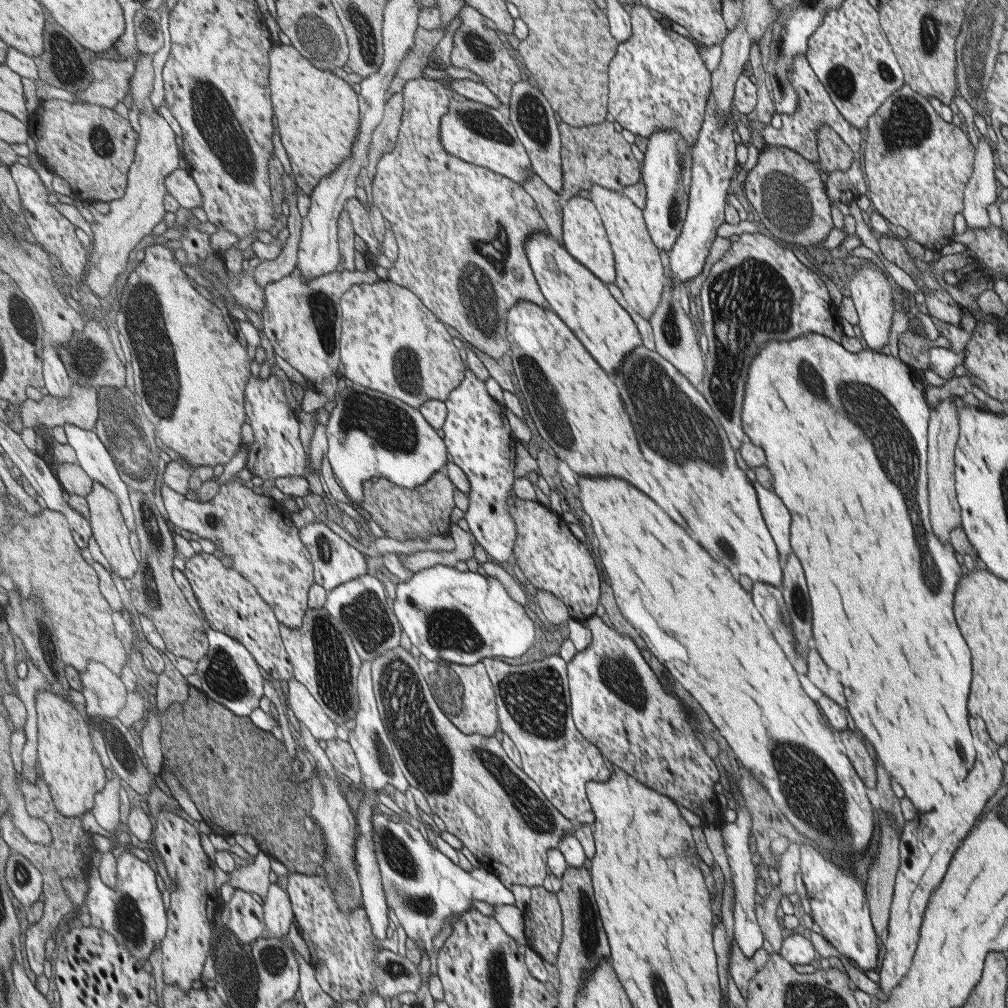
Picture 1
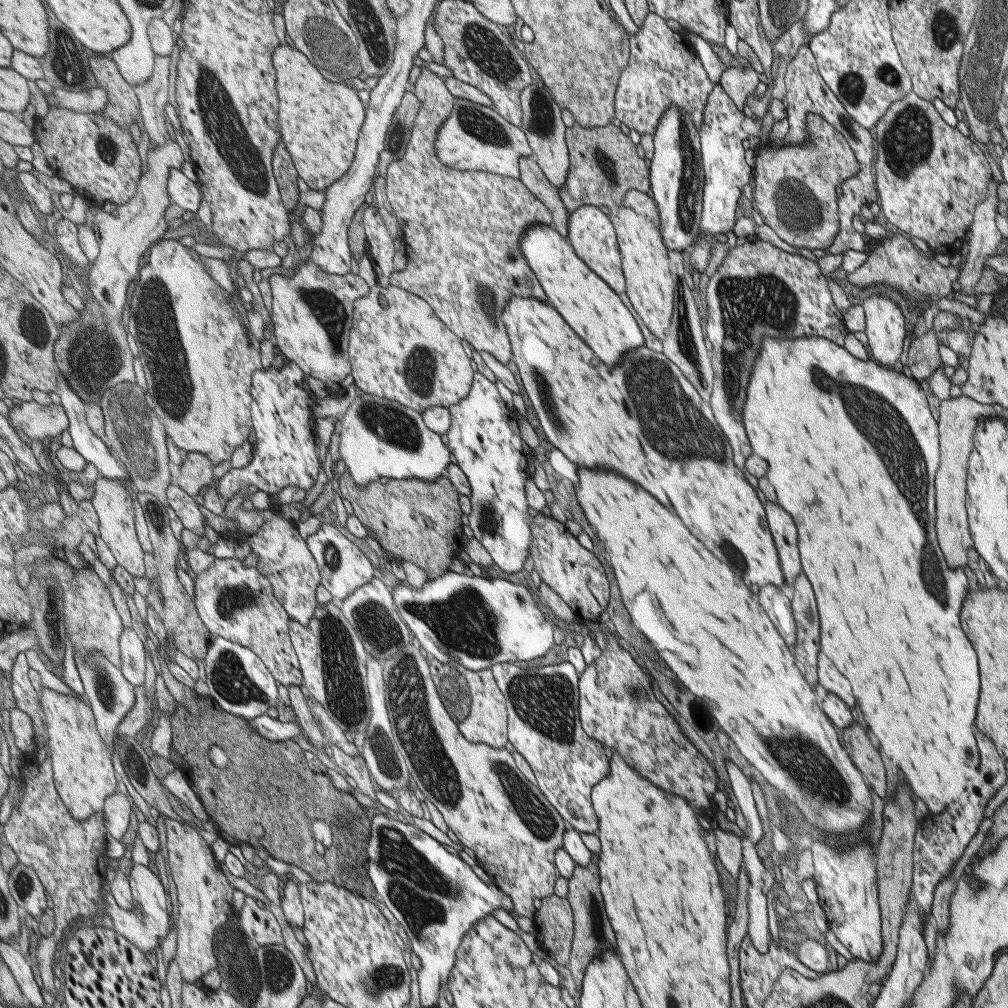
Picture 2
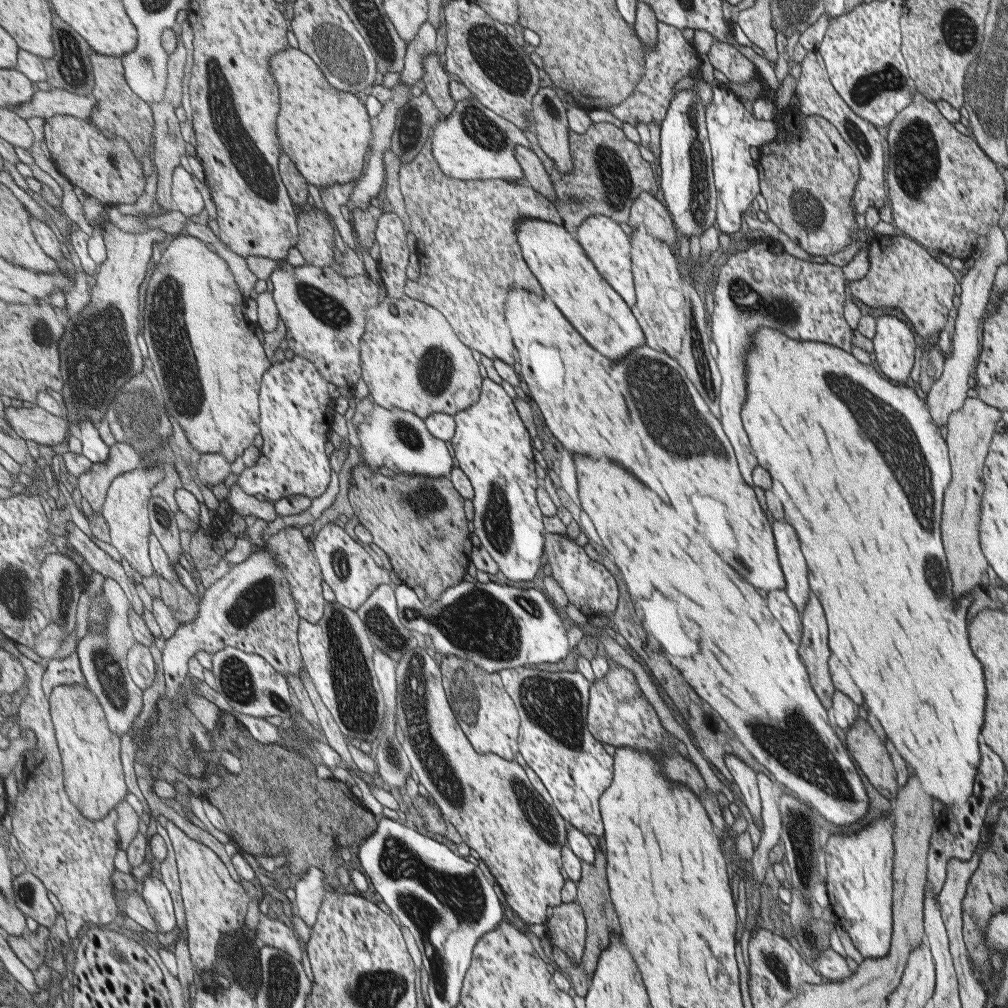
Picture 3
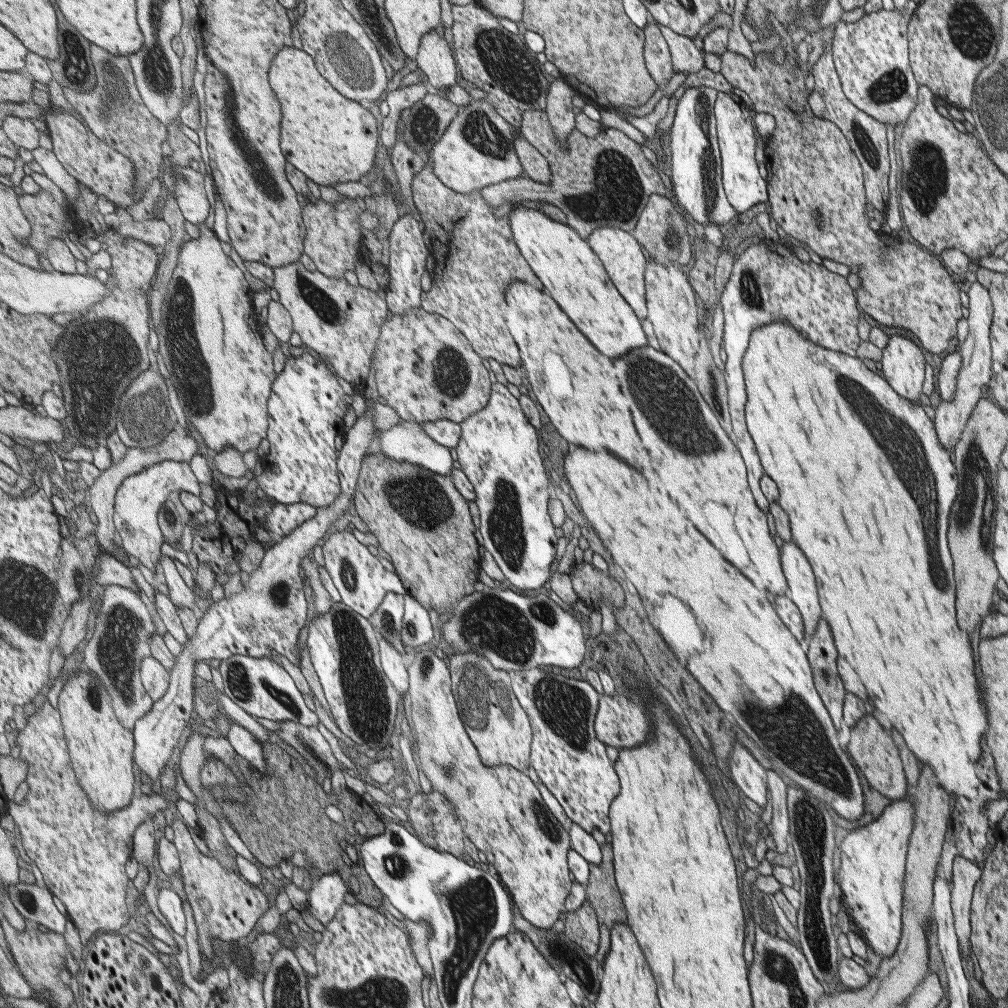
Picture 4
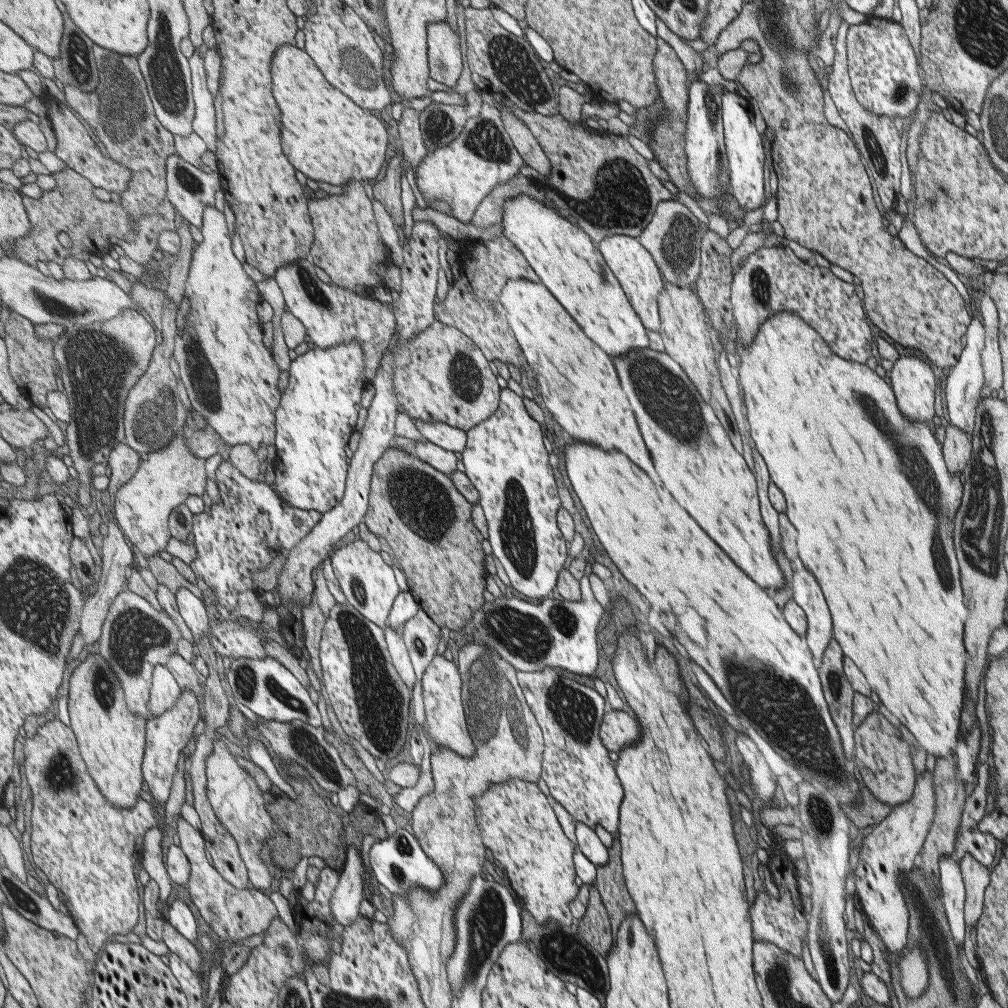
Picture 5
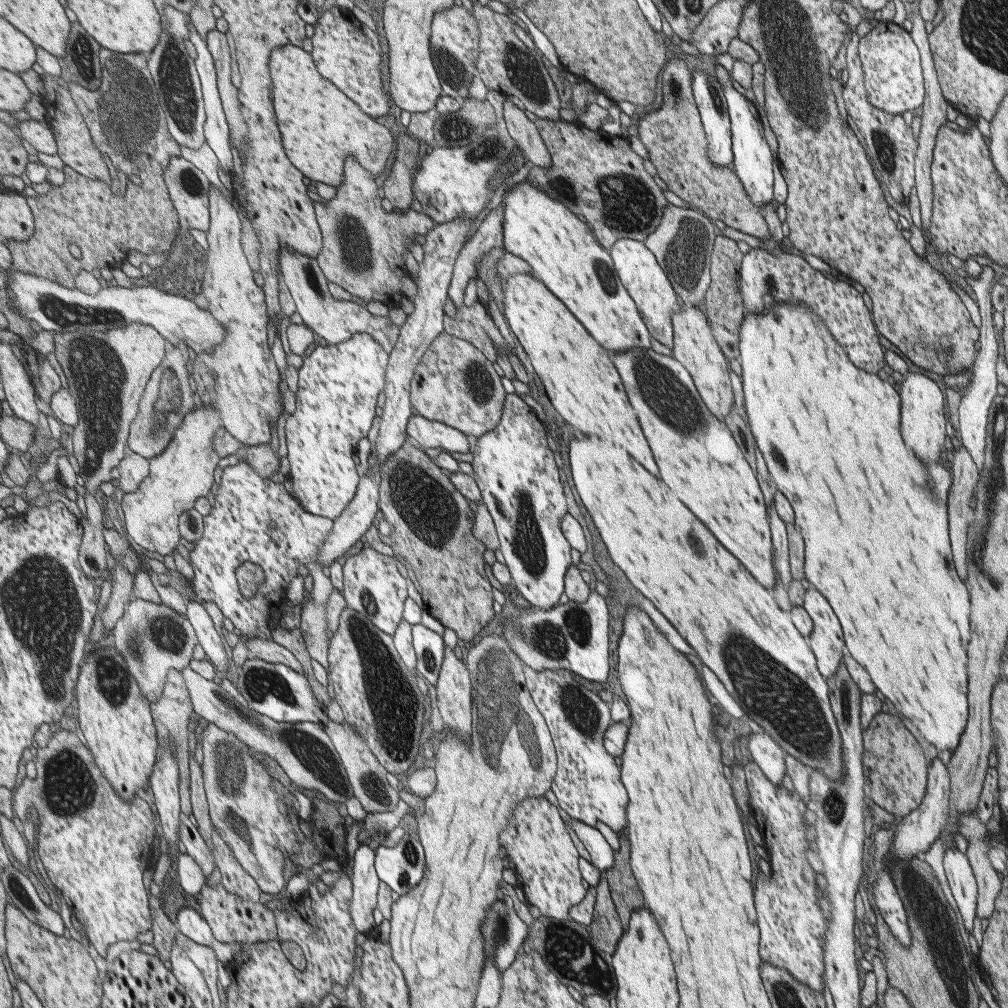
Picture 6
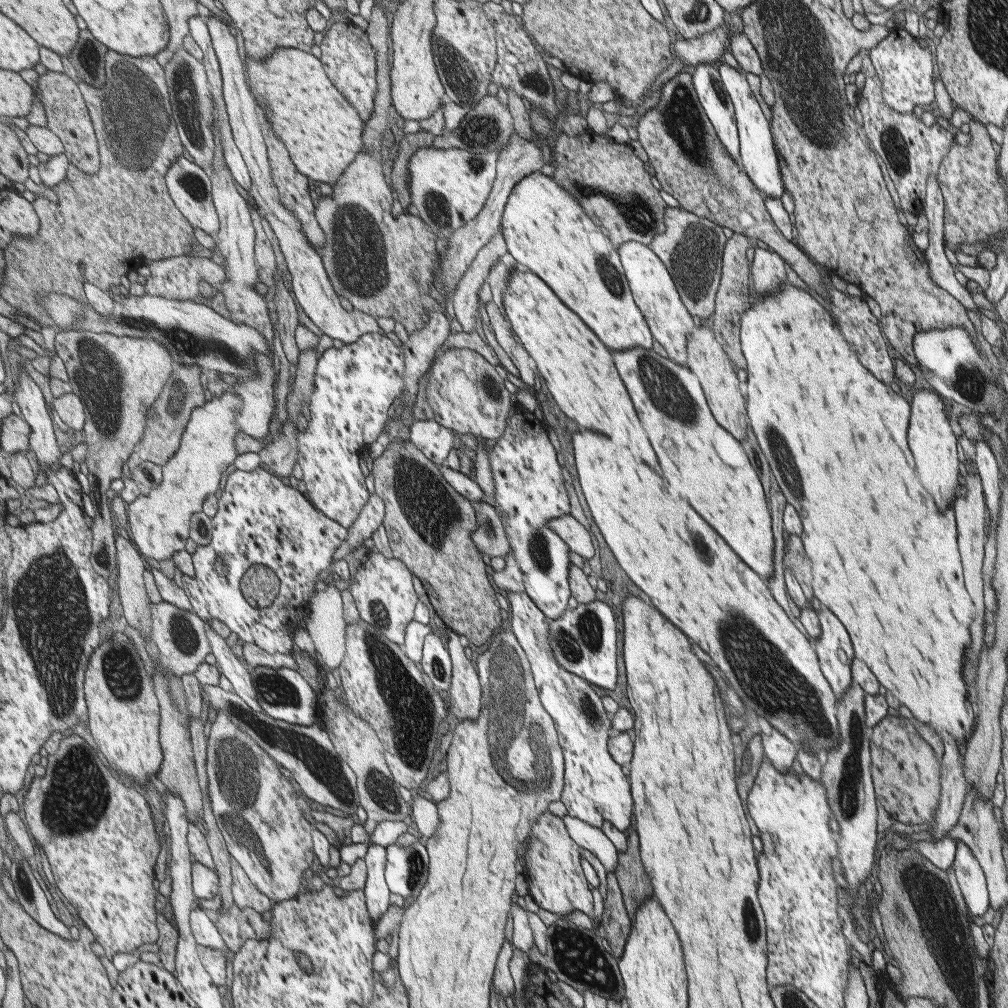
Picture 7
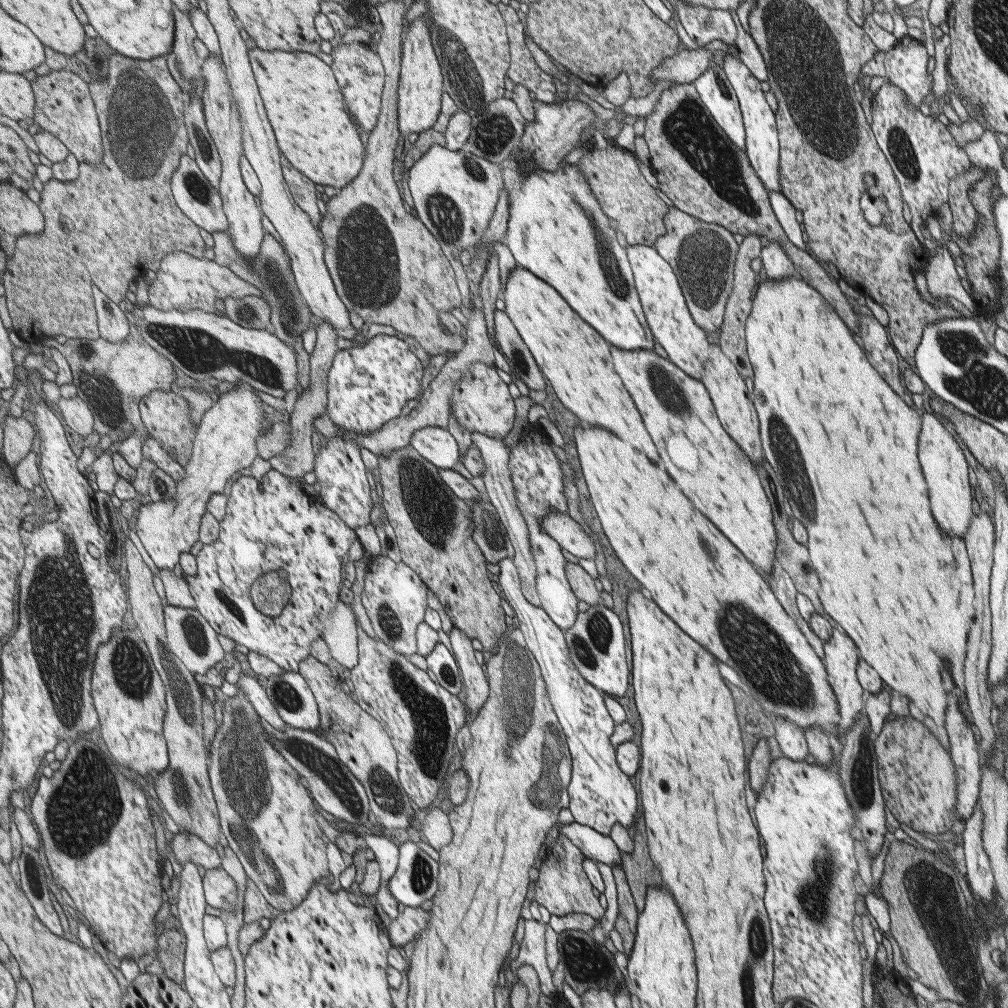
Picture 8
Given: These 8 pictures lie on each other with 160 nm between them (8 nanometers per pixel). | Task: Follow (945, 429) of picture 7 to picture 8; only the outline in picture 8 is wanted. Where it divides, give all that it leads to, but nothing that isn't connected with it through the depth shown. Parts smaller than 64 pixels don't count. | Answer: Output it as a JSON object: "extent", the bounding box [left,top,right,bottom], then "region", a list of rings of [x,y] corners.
{"extent":[919,411,975,542],"region":[[[923,411],[923,442],[919,442],[919,462],[923,462],[923,474],[927,474],[927,486],[931,486],[931,510],[935,510],[935,518],[939,518],[939,522],[943,522],[943,530],[947,530],[947,534],[955,536],[955,540],[961,542],[973,520],[971,505],[975,503],[975,493],[972,488],[969,488],[967,464],[963,460],[963,454],[961,454],[957,442],[949,436],[935,414],[925,411]]]}

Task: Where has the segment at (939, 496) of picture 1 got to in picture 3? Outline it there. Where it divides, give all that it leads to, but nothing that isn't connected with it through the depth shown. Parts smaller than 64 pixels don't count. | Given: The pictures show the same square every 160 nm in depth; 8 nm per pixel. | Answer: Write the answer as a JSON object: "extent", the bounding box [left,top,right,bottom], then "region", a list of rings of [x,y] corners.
{"extent":[941,397,1001,600],"region":[[[967,397],[959,410],[952,412],[946,424],[947,456],[951,478],[943,493],[943,512],[941,512],[941,542],[947,556],[949,574],[953,580],[953,598],[957,600],[965,592],[972,593],[973,588],[983,587],[985,572],[989,568],[983,556],[977,522],[979,522],[979,502],[983,491],[980,482],[981,468],[989,447],[989,440],[996,433],[995,424],[1001,420],[1000,411],[988,406],[982,400]]]}

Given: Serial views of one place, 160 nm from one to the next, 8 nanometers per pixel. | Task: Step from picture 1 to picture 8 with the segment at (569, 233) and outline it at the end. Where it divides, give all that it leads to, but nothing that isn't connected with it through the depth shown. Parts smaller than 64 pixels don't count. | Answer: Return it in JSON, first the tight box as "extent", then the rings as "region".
{"extent":[626,244,716,381],"region":[[[629,244],[626,247],[626,254],[633,269],[634,287],[639,293],[645,320],[651,328],[655,342],[665,350],[667,358],[676,367],[687,376],[700,381],[710,356],[711,344],[716,342],[713,334],[707,333],[707,330],[703,330],[693,322],[677,280],[677,270],[673,270],[653,247]]]}

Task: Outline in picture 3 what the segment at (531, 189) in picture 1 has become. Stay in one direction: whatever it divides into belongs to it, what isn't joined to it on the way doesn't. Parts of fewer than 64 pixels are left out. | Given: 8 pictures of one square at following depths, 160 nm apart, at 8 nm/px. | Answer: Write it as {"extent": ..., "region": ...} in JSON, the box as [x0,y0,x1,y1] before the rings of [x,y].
{"extent":[516,143,559,202],"region":[[[525,143],[516,145],[516,157],[524,170],[524,178],[539,193],[555,202],[559,199],[552,177],[548,173],[540,156]]]}

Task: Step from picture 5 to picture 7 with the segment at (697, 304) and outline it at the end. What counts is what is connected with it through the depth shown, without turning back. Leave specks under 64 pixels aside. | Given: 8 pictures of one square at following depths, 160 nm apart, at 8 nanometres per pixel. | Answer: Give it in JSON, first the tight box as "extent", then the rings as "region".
{"extent":[685,322,747,442],"region":[[[701,322],[699,327],[691,330],[685,343],[687,360],[685,366],[698,378],[702,390],[705,392],[706,402],[709,404],[710,413],[715,414],[715,420],[721,428],[727,428],[727,432],[737,438],[739,442],[745,440],[745,428],[747,428],[746,406],[743,396],[739,391],[739,382],[736,378],[735,366],[729,360],[722,347],[714,340],[712,330],[708,323]]]}

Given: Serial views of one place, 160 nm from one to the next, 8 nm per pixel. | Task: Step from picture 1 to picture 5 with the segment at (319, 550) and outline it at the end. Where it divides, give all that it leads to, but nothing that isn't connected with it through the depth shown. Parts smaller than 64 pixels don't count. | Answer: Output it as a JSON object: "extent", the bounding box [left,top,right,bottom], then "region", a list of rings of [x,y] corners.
{"extent":[331,538,401,629],"region":[[[356,538],[352,543],[337,549],[331,556],[333,571],[341,586],[342,592],[359,612],[362,612],[369,620],[386,629],[388,616],[396,598],[401,594],[401,588],[397,584],[395,572],[391,565],[383,560],[379,552],[369,547],[367,542]]]}

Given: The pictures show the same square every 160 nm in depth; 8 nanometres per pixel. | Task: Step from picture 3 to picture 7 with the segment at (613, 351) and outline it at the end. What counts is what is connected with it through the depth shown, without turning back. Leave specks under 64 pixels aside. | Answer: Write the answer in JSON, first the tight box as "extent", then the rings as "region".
{"extent":[502,171,653,350],"region":[[[537,171],[515,185],[503,215],[502,233],[519,268],[538,274],[559,298],[563,298],[563,302],[567,302],[567,306],[571,306],[571,310],[575,310],[591,326],[591,330],[595,330],[595,334],[599,334],[599,338],[603,338],[603,342],[607,342],[607,346],[613,350],[627,350],[635,346],[651,348],[653,340],[643,316],[635,308],[617,249],[589,214],[578,198],[555,182],[553,176]]]}

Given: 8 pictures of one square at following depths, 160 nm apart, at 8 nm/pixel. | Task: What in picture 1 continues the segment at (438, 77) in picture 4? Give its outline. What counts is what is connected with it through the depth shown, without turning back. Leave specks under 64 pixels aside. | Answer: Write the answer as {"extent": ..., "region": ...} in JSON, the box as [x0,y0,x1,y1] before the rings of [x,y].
{"extent":[372,76,551,361],"region":[[[423,76],[421,78],[416,78],[415,80],[410,80],[405,85],[405,90],[402,92],[405,97],[405,109],[403,109],[403,122],[402,127],[400,128],[399,138],[396,144],[396,147],[387,154],[383,155],[383,158],[379,161],[378,164],[378,171],[375,175],[375,178],[373,179],[372,183],[372,200],[373,204],[377,206],[380,210],[380,214],[382,214],[386,220],[386,222],[389,222],[390,228],[392,232],[395,234],[397,244],[398,244],[398,258],[394,263],[394,266],[391,267],[388,270],[389,280],[392,280],[393,282],[399,283],[401,286],[407,287],[409,290],[412,290],[416,295],[419,295],[419,298],[422,299],[422,301],[425,303],[425,305],[431,310],[435,311],[435,314],[439,316],[439,319],[442,322],[447,323],[448,326],[451,326],[452,329],[455,329],[457,333],[467,342],[469,342],[472,346],[474,346],[476,349],[481,350],[482,352],[485,352],[487,354],[490,354],[493,358],[496,358],[498,361],[500,361],[500,358],[503,358],[505,354],[511,355],[511,342],[510,342],[510,336],[507,335],[507,314],[510,314],[511,308],[516,305],[516,303],[523,302],[523,300],[527,300],[527,302],[535,302],[535,304],[539,304],[541,307],[547,306],[547,308],[551,308],[549,306],[549,302],[545,300],[546,295],[542,291],[542,287],[538,283],[538,279],[534,275],[534,270],[532,269],[532,266],[530,265],[530,259],[527,256],[526,253],[526,242],[530,240],[530,236],[535,233],[544,232],[549,234],[548,232],[548,224],[546,223],[546,220],[543,218],[543,215],[541,214],[541,211],[538,209],[538,203],[536,200],[526,191],[526,187],[522,185],[522,183],[515,182],[514,180],[511,180],[510,178],[507,178],[506,176],[503,176],[502,174],[497,174],[496,172],[493,172],[492,170],[489,170],[488,168],[485,168],[483,166],[477,166],[475,164],[471,164],[470,162],[465,162],[462,158],[457,158],[453,154],[449,154],[446,151],[446,147],[443,146],[442,143],[442,137],[441,137],[441,128],[442,128],[442,118],[449,113],[450,107],[451,107],[451,101],[452,101],[452,91],[449,88],[446,83],[444,83],[441,80],[435,81],[432,79],[429,79],[427,76]]]}

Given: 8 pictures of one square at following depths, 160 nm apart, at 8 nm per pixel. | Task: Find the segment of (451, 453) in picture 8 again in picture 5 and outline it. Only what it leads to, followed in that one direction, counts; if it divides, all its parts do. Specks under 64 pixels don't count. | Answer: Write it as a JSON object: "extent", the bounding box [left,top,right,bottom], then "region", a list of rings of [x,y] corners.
{"extent":[414,419,468,453],"region":[[[419,419],[414,421],[424,439],[453,453],[463,453],[466,450],[468,431],[442,422],[425,422]]]}

